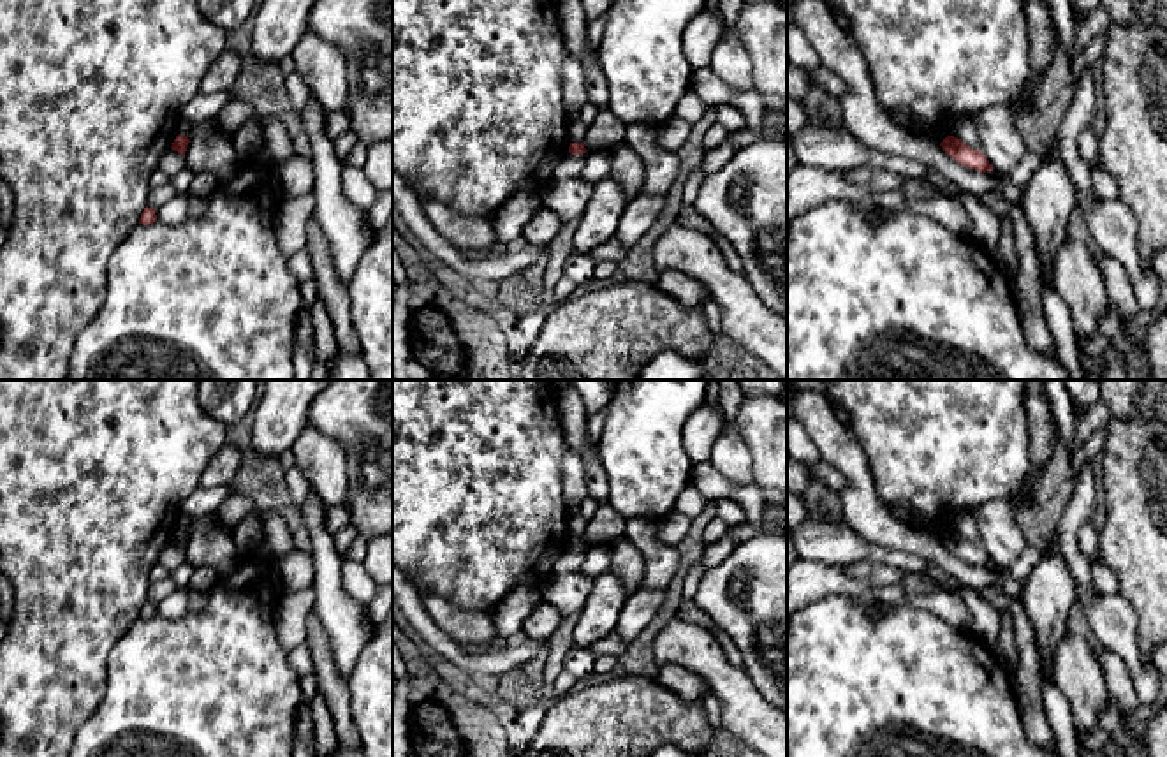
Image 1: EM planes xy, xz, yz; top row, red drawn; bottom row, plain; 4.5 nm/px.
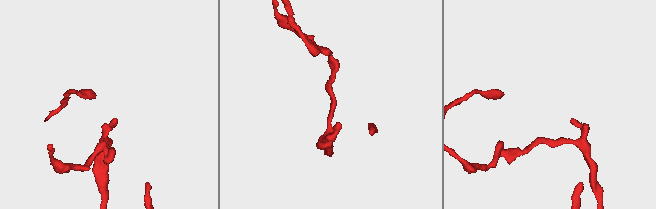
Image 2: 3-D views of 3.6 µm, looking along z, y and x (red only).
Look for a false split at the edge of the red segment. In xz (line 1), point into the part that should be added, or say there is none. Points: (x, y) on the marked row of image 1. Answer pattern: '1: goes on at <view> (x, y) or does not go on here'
1: does not go on here

